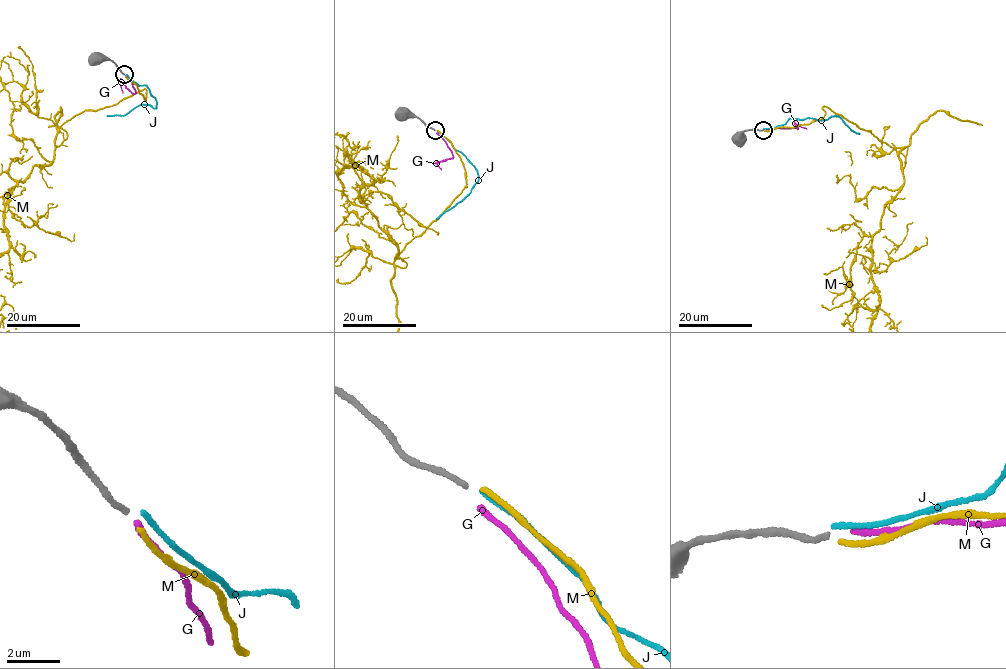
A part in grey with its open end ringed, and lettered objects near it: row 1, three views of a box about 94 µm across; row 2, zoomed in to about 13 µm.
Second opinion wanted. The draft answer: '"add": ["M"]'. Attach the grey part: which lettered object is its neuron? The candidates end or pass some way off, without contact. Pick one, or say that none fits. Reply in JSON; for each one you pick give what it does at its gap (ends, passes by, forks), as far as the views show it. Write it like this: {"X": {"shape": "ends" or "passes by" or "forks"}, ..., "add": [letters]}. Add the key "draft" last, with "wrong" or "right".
{"M": {"shape": "ends"}, "add": ["M"], "draft": "right"}

